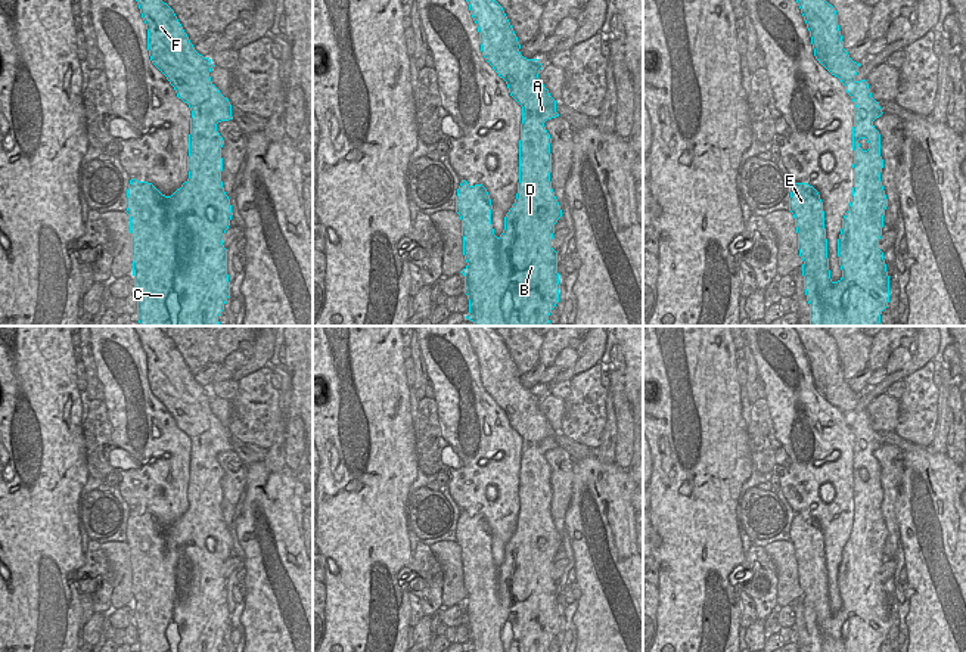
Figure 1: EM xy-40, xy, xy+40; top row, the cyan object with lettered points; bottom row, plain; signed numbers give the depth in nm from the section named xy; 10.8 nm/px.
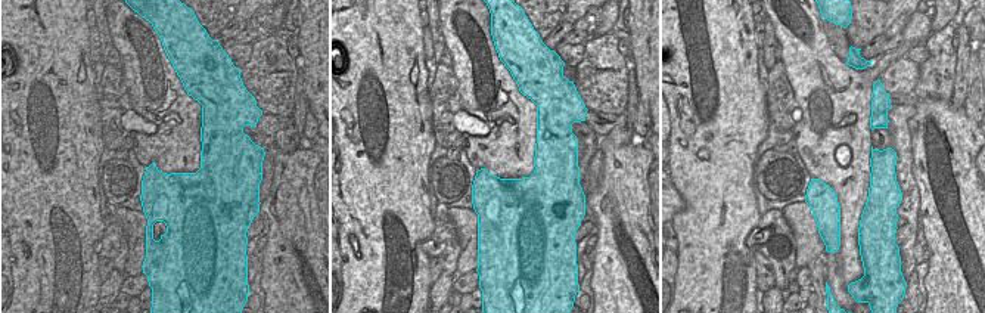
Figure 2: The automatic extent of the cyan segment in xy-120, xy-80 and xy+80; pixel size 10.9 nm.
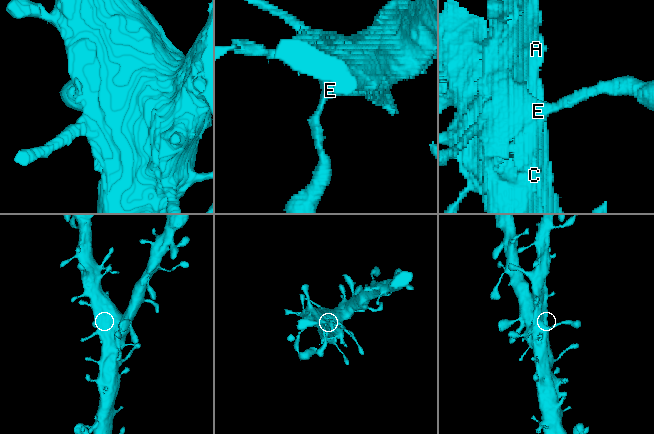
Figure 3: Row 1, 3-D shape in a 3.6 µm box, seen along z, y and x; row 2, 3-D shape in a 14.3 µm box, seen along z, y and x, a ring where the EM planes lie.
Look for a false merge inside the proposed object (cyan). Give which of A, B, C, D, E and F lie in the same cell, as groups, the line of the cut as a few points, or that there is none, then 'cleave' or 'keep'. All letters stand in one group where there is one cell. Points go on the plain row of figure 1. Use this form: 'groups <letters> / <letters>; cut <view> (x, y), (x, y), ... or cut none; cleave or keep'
groups A B C D E F; cut none; keep

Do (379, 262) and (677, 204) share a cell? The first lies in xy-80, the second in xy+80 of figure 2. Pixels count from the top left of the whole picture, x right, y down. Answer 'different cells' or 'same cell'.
different cells

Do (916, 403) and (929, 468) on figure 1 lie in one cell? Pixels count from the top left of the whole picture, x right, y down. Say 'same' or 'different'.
different

